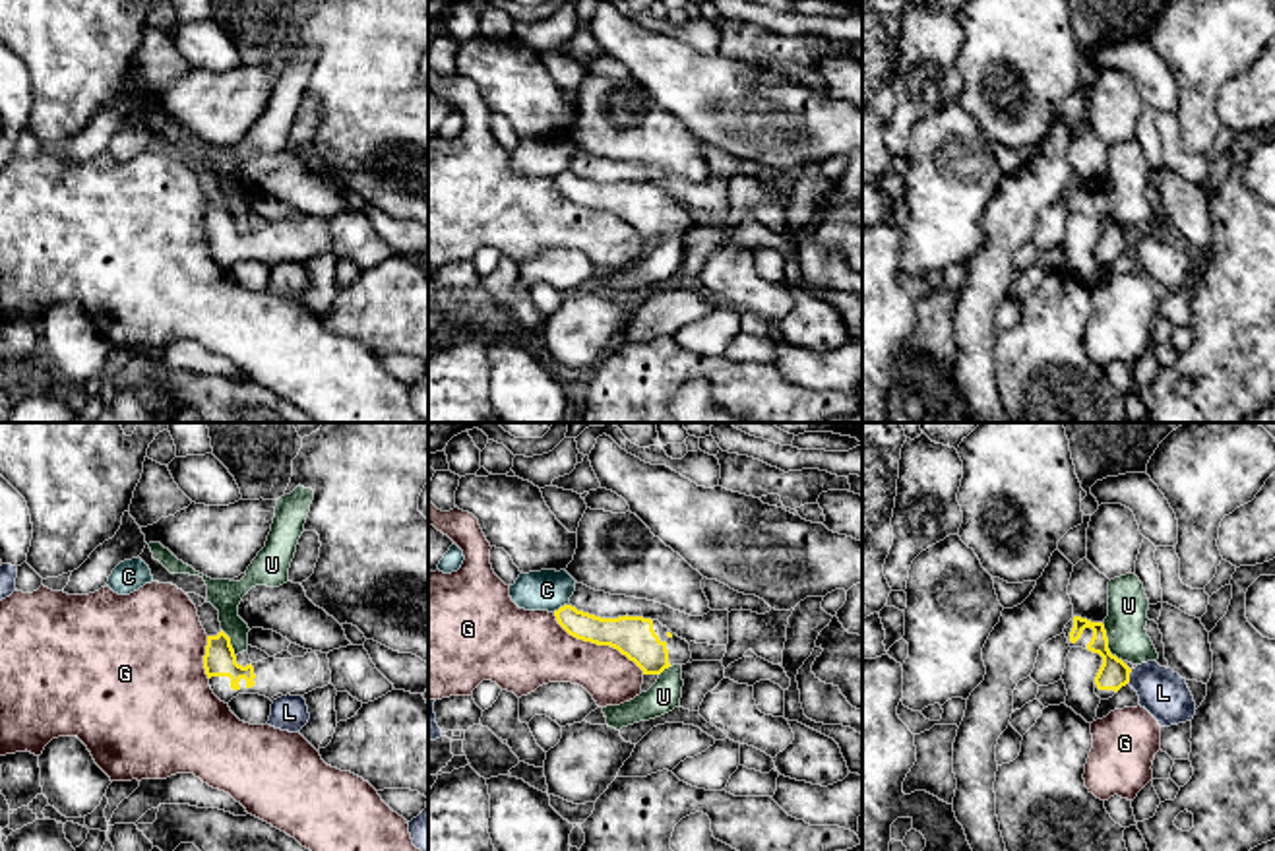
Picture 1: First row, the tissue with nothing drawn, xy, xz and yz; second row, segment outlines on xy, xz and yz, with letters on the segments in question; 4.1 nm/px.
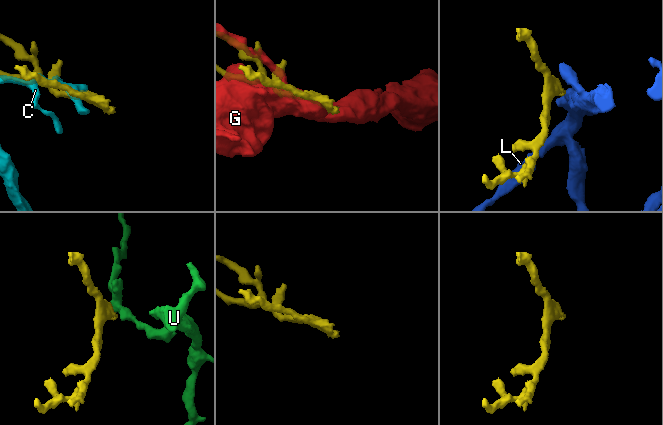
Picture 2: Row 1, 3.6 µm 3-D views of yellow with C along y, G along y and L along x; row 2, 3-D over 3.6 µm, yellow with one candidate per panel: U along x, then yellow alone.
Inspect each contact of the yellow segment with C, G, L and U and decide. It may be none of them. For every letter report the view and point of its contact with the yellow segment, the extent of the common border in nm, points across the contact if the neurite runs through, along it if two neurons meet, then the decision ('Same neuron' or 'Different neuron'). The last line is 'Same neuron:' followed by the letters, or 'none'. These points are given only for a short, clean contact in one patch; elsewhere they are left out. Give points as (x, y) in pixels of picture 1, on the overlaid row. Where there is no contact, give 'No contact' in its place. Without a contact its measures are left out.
C: Touches yellow at xz (560, 607). Shared border 70 nm. Different neuron
G: Touches yellow at xz (597, 644). Shared border 460 nm. Different neuron
L: Touches yellow at yz (1128, 675). Shared border 60 nm. Boundary: yz (1132, 669), (1128, 681). Different neuron
U: Touches yellow at yz (1107, 644). Shared border 190 nm. Boundary: yz (1101, 623), (1107, 634), (1107, 648), (1122, 661). Different neuron
Same neuron: none

